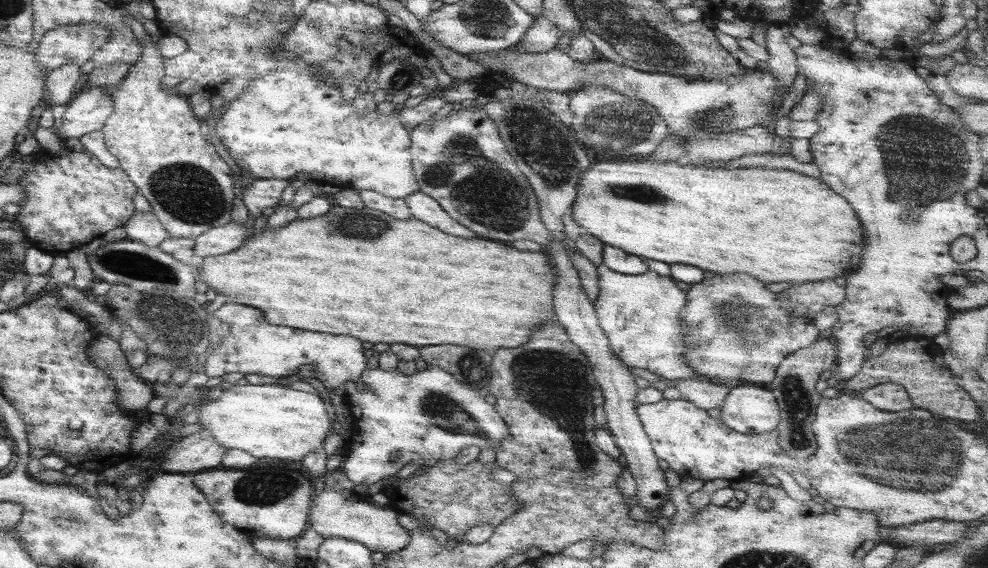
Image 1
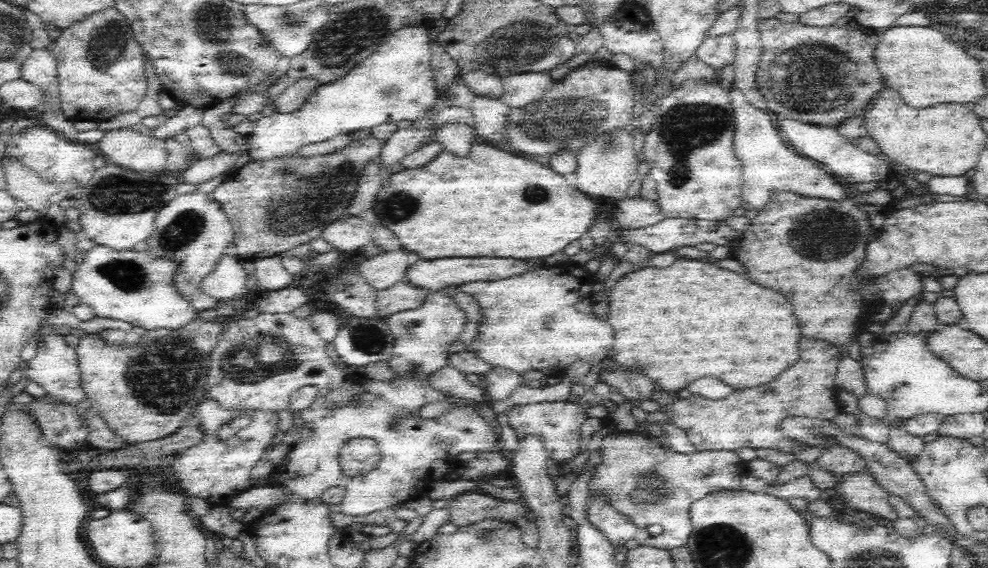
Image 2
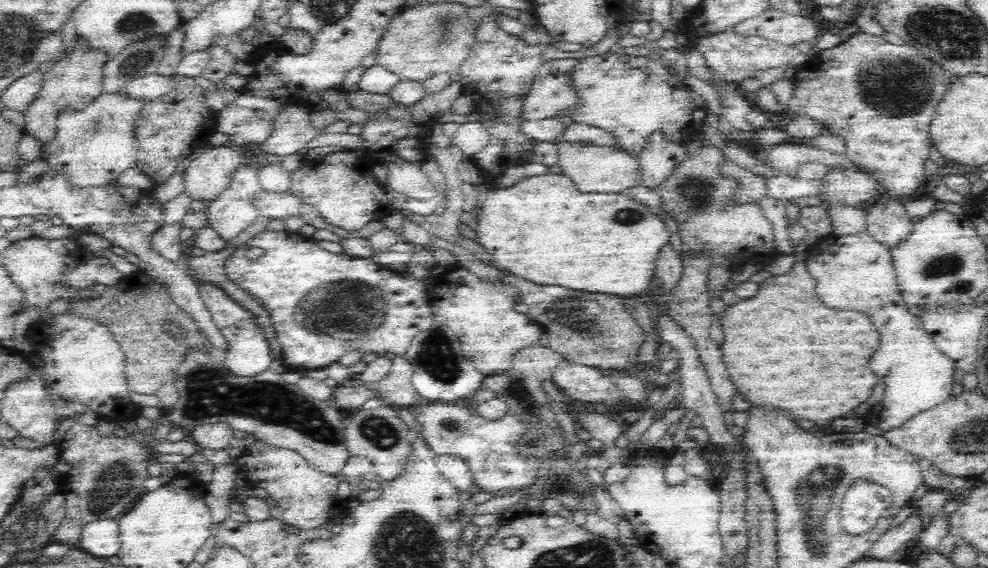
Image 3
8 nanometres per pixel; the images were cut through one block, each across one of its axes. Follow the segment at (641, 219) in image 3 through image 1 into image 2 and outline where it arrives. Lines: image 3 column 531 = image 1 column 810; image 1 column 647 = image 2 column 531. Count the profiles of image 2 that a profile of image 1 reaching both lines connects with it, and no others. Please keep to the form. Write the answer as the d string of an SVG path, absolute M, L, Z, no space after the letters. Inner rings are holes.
M482 141L470 147L466 158L442 151L430 164L391 173L372 210L398 238L401 248L416 252L423 260L476 256L544 259L589 232L598 216L596 203L570 187L564 175Z

